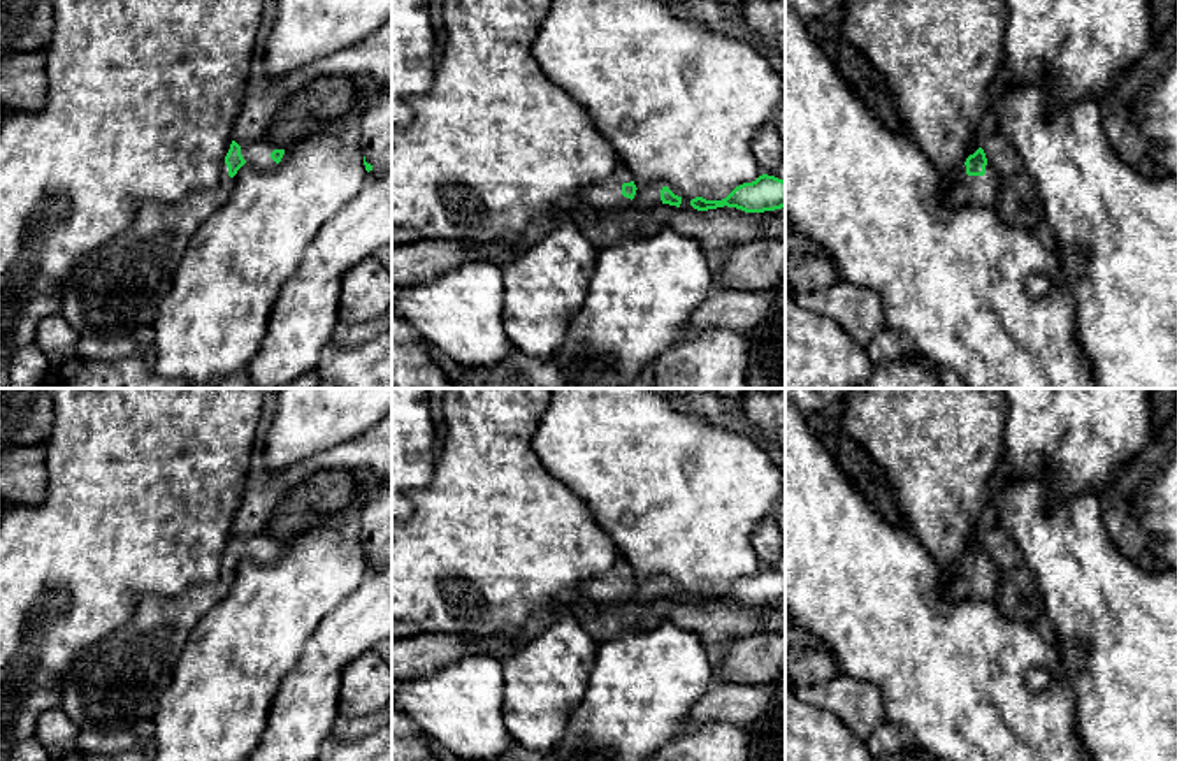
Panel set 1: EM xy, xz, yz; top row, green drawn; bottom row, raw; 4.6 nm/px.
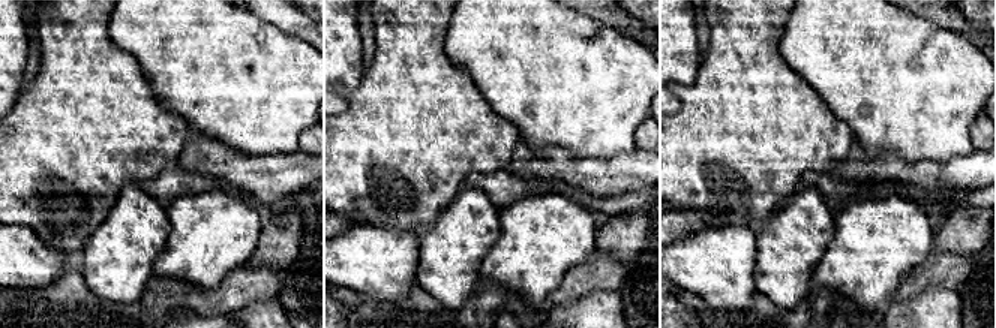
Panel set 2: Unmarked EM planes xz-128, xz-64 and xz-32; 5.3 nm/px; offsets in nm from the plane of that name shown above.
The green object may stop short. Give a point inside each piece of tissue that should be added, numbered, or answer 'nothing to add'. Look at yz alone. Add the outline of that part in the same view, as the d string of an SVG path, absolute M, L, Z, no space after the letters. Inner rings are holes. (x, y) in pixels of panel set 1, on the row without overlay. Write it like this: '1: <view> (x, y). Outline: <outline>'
1: yz (970, 584). Outline: M987 555L984 569L968 569L966 559L959 568L956 580L949 587L950 598L996 601L1000 592L1000 569Z

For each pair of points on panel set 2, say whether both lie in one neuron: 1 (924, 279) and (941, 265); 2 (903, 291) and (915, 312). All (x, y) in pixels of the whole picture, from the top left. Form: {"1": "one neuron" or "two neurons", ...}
{"1": "one neuron", "2": "two neurons"}

